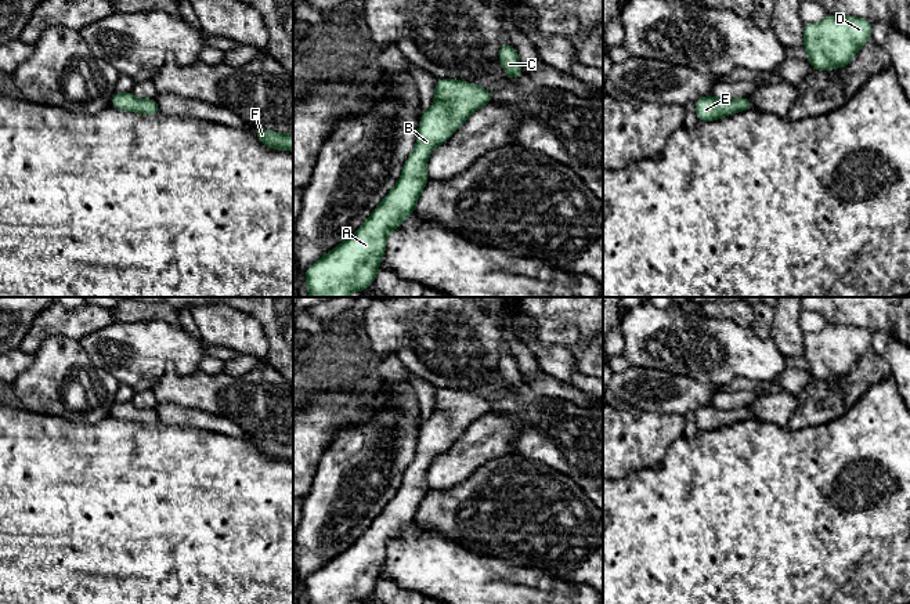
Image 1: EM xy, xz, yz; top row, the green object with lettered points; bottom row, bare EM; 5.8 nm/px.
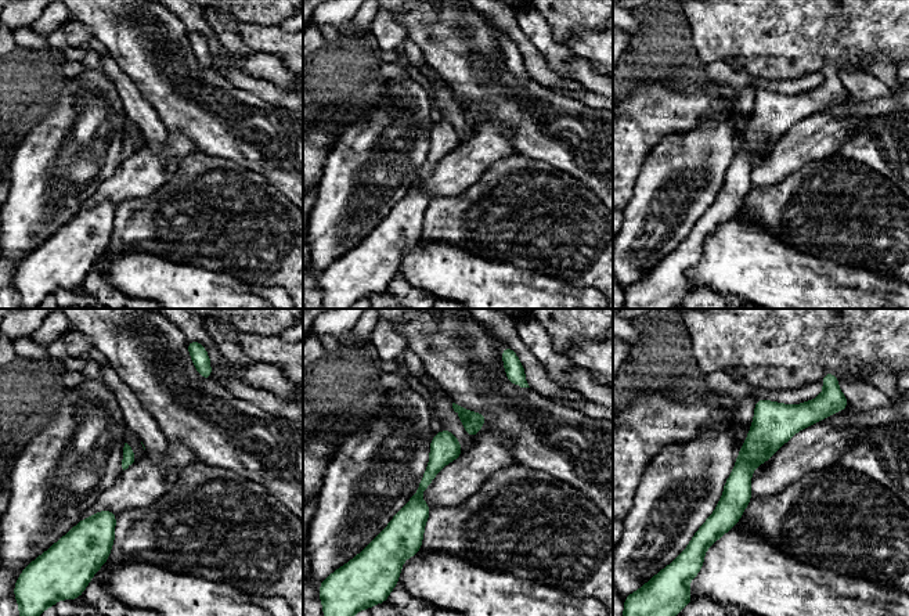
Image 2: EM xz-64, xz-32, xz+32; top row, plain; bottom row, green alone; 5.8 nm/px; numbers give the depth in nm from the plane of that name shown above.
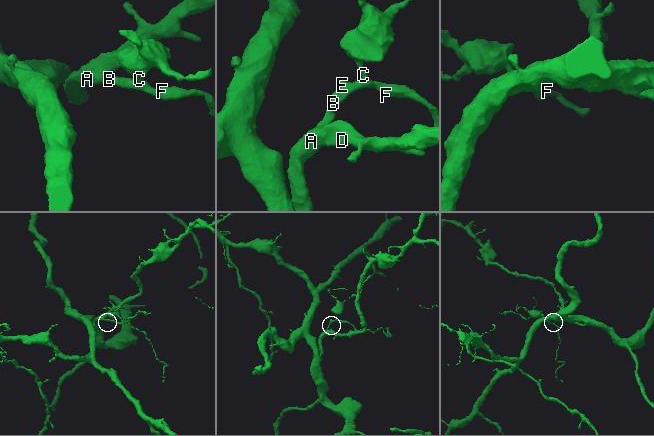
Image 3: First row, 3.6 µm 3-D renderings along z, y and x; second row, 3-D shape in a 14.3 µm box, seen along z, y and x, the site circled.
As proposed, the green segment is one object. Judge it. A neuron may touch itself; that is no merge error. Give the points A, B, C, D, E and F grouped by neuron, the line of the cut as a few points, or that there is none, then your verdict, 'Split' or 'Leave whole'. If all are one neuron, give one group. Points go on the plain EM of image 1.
Groups: A B C D E F. No split. Leave whole

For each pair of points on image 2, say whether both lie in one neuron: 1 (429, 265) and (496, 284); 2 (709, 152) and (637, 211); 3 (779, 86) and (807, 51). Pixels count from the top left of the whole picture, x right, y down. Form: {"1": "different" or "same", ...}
{"1": "same", "2": "same", "3": "different"}

